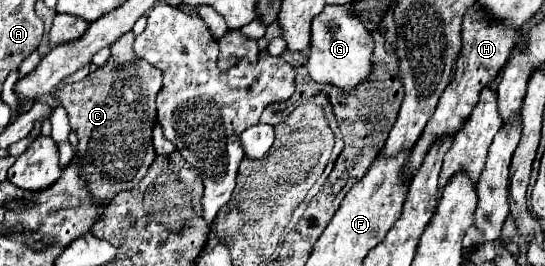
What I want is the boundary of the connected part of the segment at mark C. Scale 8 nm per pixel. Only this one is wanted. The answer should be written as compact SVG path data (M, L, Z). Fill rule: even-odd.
M127 32L123 38L119 38L115 44L111 44L111 56L105 66L91 72L87 78L75 84L61 86L53 92L53 98L67 110L71 130L77 134L77 158L79 158L79 172L81 178L93 194L93 200L97 202L111 202L119 192L133 190L139 186L141 178L147 174L151 160L155 160L155 148L151 142L153 126L157 122L157 108L155 108L155 96L161 90L161 74L157 68L149 66L143 58L137 58L133 52L133 40L135 34Z

